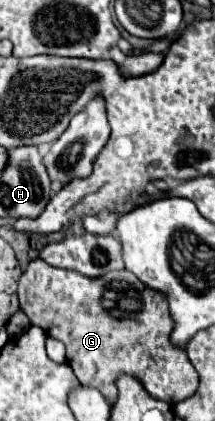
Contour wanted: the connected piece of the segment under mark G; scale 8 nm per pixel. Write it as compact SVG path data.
M34 259L22 271L18 297L30 323L64 343L66 361L78 381L102 391L110 405L116 399L116 379L124 373L146 385L154 399L170 405L194 395L198 389L198 373L186 351L170 339L174 321L166 297L140 283L134 273L122 269L102 277L86 277Z

